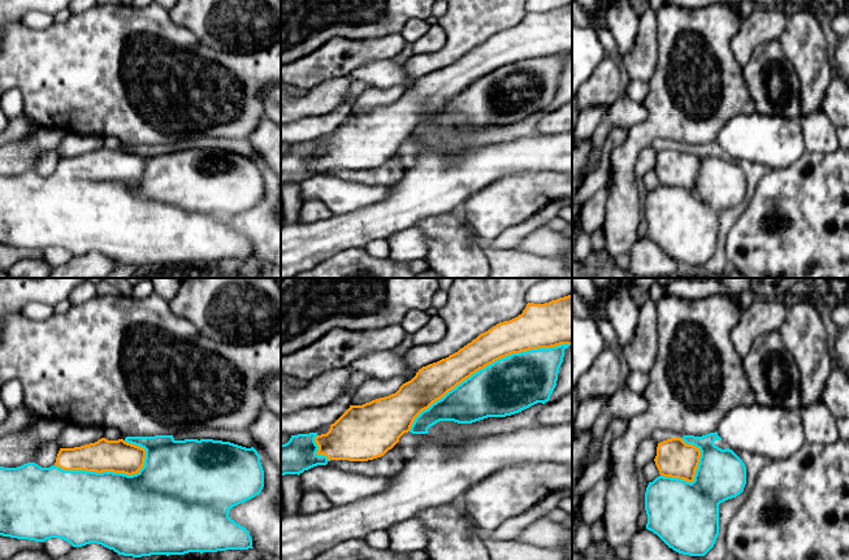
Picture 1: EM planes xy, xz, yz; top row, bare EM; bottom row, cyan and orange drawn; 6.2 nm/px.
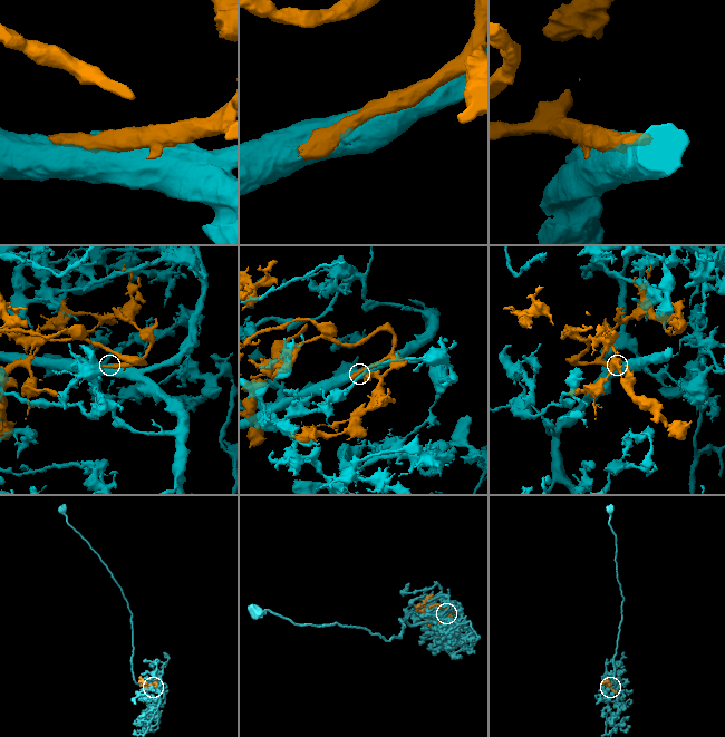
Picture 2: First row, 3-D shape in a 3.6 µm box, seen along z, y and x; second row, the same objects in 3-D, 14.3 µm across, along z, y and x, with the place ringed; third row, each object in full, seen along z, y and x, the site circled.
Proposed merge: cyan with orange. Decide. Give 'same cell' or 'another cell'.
same cell

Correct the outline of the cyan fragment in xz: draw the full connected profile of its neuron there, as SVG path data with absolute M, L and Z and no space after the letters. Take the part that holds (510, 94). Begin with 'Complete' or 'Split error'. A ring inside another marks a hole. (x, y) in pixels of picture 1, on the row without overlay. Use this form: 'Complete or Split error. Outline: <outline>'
Split error. Outline: M572 3L556 9L551 9L545 13L533 13L528 12L525 18L517 26L499 31L488 40L480 43L471 52L460 57L458 61L450 64L446 68L442 68L437 71L429 73L419 78L416 84L403 92L395 103L391 103L385 107L380 107L365 112L363 114L350 114L350 117L334 131L330 134L330 138L326 143L319 144L317 142L309 143L298 143L291 144L290 149L285 153L281 153L281 186L285 183L300 183L304 179L308 179L317 174L326 174L330 169L348 169L348 170L368 170L384 165L389 159L391 159L404 142L412 143L428 143L428 138L436 134L439 130L454 130L458 133L472 133L488 126L506 126L515 122L519 122L537 112L545 113L550 109L550 105L556 95L559 77L563 71L564 58L572 53Z

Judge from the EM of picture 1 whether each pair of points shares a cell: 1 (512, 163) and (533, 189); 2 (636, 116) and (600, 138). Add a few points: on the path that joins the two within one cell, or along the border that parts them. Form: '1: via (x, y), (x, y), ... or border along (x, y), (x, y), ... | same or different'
1: border along (551, 172), (520, 172), (505, 176), (492, 183) | different
2: via (626, 116), (618, 116), (606, 127) | same

